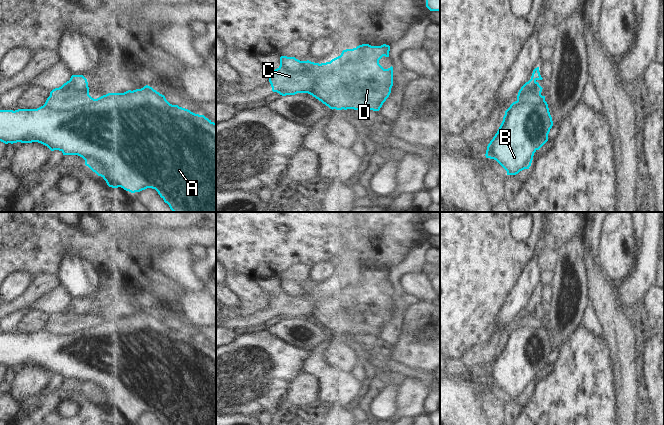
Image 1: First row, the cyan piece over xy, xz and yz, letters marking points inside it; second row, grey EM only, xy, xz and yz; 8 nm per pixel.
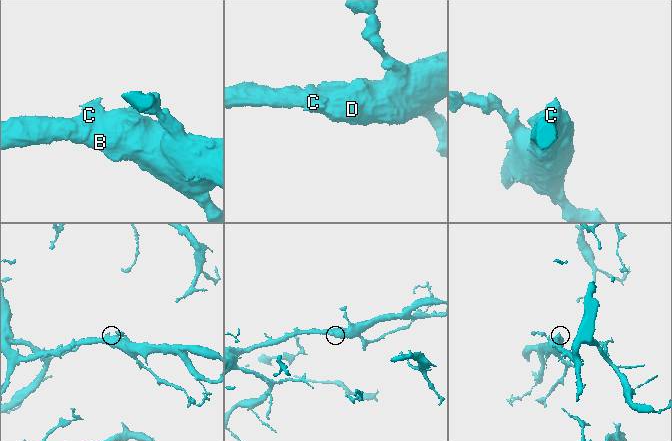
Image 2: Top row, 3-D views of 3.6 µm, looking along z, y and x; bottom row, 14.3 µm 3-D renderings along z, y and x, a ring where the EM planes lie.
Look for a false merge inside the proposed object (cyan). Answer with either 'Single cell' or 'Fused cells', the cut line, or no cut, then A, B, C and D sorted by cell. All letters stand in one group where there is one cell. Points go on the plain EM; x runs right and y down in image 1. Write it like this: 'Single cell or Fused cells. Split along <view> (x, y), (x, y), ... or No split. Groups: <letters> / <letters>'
Fused cells. Split along xy (92, 322), (80, 330), (62, 334), (54, 334), (44, 329). Groups: A B D / C

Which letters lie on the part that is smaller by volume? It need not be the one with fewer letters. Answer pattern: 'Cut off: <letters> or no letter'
Cut off: C

